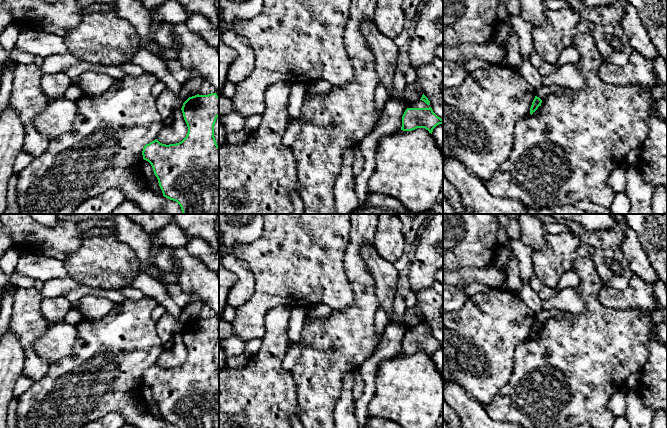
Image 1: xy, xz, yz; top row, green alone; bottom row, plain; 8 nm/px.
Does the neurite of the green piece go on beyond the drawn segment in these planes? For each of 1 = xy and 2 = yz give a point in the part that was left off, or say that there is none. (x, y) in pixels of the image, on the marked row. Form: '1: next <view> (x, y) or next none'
1: next none
2: next none

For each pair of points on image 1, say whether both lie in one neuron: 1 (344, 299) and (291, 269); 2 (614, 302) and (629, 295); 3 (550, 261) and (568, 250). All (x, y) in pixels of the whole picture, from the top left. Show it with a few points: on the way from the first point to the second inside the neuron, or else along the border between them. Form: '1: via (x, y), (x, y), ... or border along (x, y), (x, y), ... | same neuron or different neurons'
1: via (331, 287), (312, 271), (304, 269) | same neuron
2: via (618, 299), (625, 299) | same neuron
3: via (554, 259), (564, 250) | same neuron

